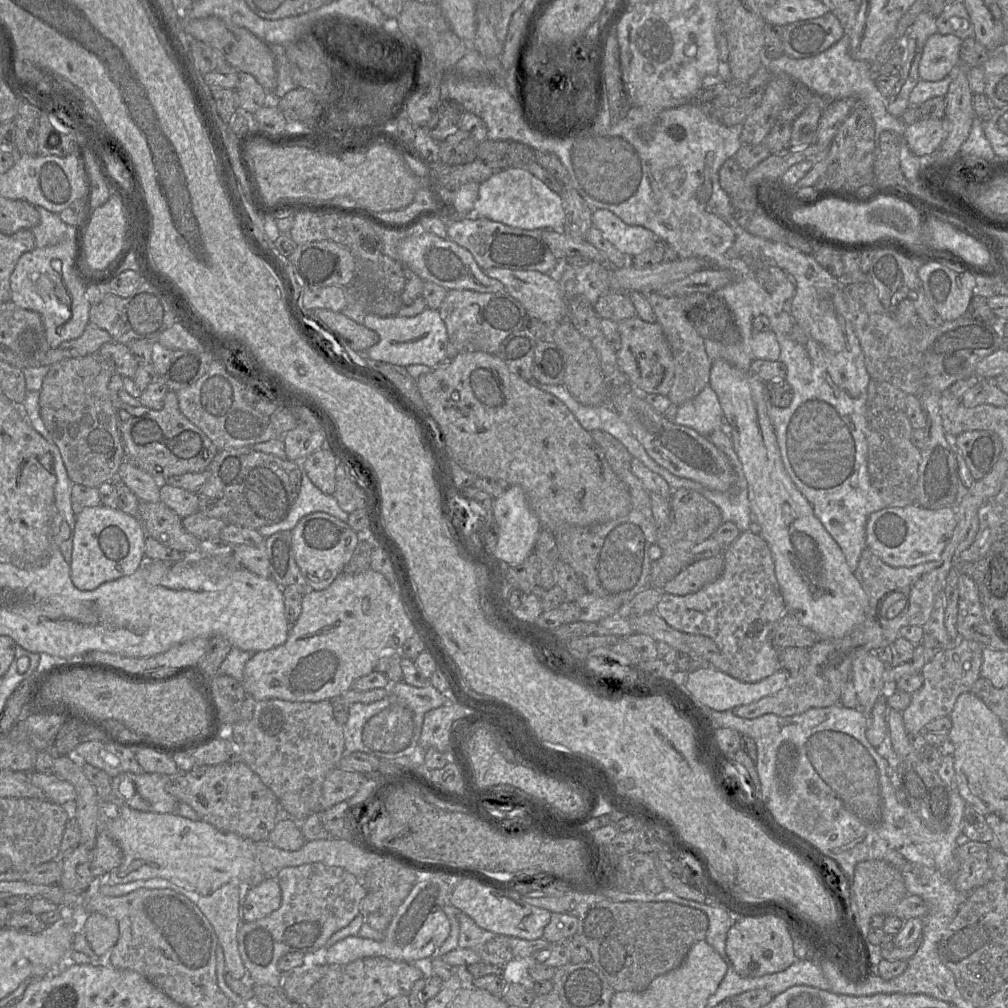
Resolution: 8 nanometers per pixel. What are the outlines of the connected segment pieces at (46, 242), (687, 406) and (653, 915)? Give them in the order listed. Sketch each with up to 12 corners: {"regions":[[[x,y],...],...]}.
{"regions":[[[35,206],[40,223],[31,231],[36,247],[71,236],[59,214]],[[705,386],[674,423],[705,437],[723,428],[716,392]],[[673,902],[590,906],[574,937],[616,992],[642,991],[705,940]]]}

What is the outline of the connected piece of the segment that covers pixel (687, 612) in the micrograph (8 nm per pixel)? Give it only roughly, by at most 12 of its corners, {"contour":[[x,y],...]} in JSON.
{"contour":[[747,530],[724,571],[655,611],[711,638],[746,683],[781,669],[786,612],[767,542]]}

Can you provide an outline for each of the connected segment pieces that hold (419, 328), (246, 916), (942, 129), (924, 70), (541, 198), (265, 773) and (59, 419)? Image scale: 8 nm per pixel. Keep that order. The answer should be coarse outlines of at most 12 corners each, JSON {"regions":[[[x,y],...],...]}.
{"regions":[[[437,309],[412,317],[367,312],[373,360],[436,368],[449,338]],[[275,876],[249,888],[242,922],[278,910],[282,891]],[[943,118],[906,126],[905,140],[929,158],[947,137]],[[936,32],[923,48],[919,77],[939,81],[960,63],[962,40]],[[526,168],[480,183],[473,215],[562,230],[560,195]],[[255,700],[227,730],[302,822],[344,755],[332,701]],[[99,353],[59,361],[40,413],[73,484],[117,478],[125,450]]]}

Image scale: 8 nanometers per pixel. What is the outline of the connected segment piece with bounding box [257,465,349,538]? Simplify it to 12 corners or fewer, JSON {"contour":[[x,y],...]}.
{"contour":[[302,465],[300,491],[286,518],[257,529],[264,538],[292,531],[302,517],[325,512],[343,522],[349,514],[333,495],[312,483]]}

